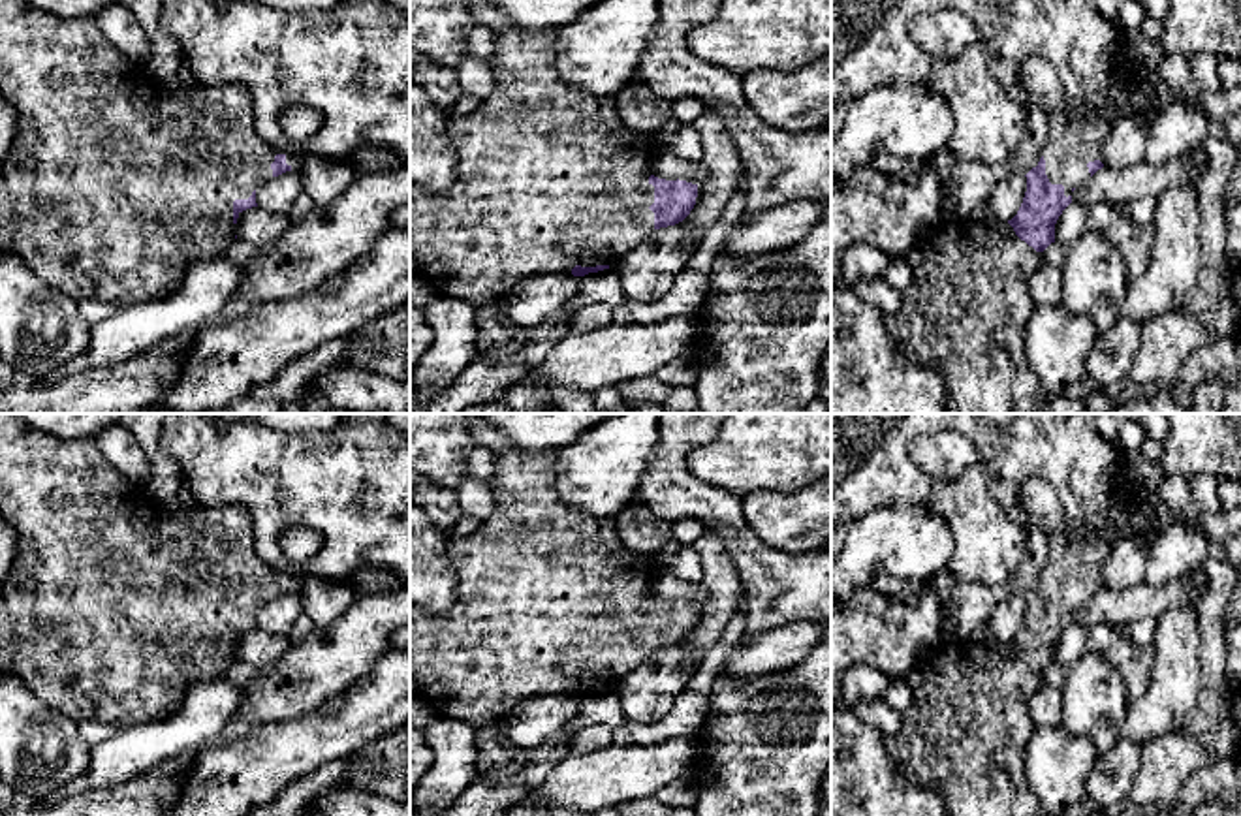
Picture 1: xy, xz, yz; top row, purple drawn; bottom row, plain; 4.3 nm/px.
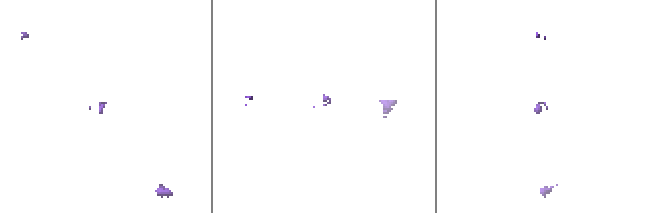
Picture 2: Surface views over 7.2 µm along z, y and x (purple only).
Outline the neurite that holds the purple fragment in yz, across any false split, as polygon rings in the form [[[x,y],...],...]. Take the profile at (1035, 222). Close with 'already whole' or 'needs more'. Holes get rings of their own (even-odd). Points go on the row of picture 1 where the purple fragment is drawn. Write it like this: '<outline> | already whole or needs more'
[[[1027,58],[1019,64],[1023,88],[1047,113],[1051,135],[1038,165],[1025,175],[1027,192],[1017,214],[1000,229],[965,216],[938,222],[919,235],[904,254],[914,278],[903,305],[895,314],[884,314],[899,350],[942,378],[946,414],[1042,414],[1047,406],[1049,397],[1025,353],[1025,325],[1036,306],[1029,276],[1044,263],[1042,252],[1055,243],[1055,224],[1072,203],[1072,192],[1104,167],[1100,154],[1109,120],[1096,109],[1074,111],[1049,60]]] | needs more

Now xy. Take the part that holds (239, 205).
[[[0,0],[0,94],[17,115],[17,133],[9,152],[0,160],[0,254],[11,252],[62,297],[111,303],[118,310],[175,293],[190,263],[220,258],[235,235],[243,211],[258,207],[256,190],[269,179],[299,169],[299,156],[271,147],[254,126],[252,94],[243,83],[197,86],[165,92],[154,85],[139,62],[130,60],[100,30],[92,15],[58,17],[28,0]]] | needs more

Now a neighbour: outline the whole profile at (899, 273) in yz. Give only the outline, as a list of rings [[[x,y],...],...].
[[[904,256],[893,258],[882,276],[893,290],[904,293],[910,288],[914,271]]]

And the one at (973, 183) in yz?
[[[1032,103],[1029,107],[1027,130],[1006,162],[987,165],[957,158],[951,167],[951,199],[959,218],[970,216],[982,203],[987,203],[995,186],[1010,175],[1027,175],[1038,165],[1051,135],[1047,113]]]

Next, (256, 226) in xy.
[[[252,207],[239,212],[235,224],[235,235],[250,244],[261,244],[280,239],[288,228],[290,220],[286,214],[276,214],[263,211],[261,207]]]

